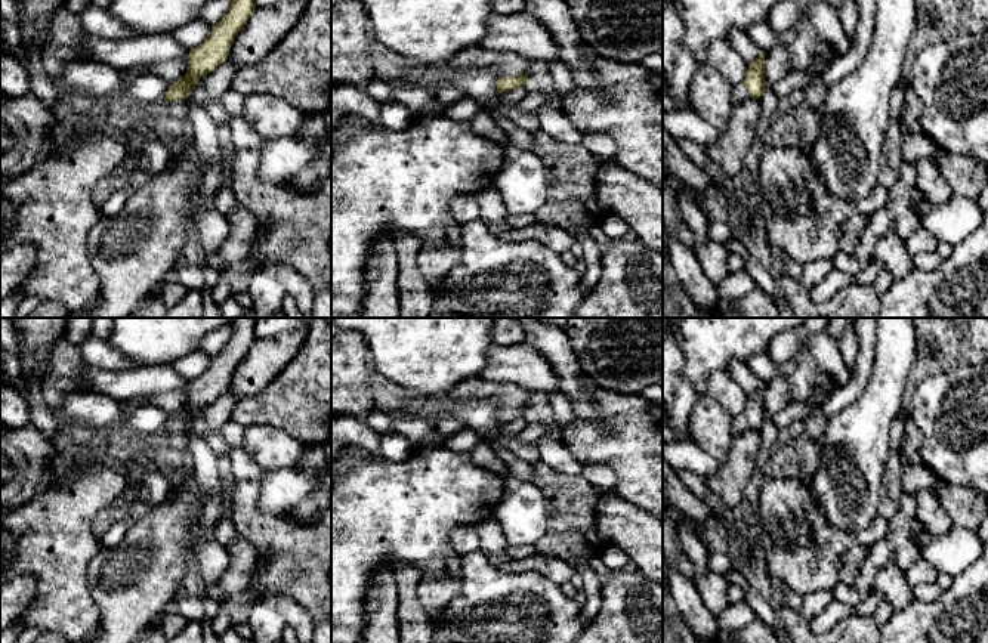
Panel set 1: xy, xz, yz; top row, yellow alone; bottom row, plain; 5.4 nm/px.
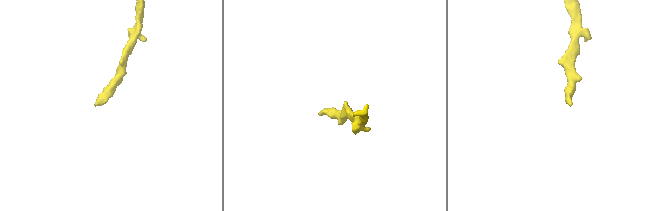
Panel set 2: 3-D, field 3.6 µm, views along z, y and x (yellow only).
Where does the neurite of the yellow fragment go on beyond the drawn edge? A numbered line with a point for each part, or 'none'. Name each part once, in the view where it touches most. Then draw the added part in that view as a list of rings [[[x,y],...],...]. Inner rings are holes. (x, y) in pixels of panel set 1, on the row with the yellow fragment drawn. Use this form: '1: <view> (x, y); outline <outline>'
1: xz (509, 65); outline [[[478,46],[457,52],[444,65],[454,69],[497,67],[500,77],[516,77],[527,71],[529,61],[519,55],[501,55],[498,52],[487,50]]]

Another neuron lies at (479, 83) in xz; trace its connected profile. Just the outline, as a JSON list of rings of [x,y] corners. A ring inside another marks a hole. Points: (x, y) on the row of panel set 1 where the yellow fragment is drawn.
[[[390,64],[398,84],[408,87],[422,87],[432,93],[438,89],[456,87],[466,96],[473,98],[484,109],[494,103],[497,96],[497,83],[500,80],[498,68],[469,68],[454,69],[447,65],[427,67],[423,64]]]

